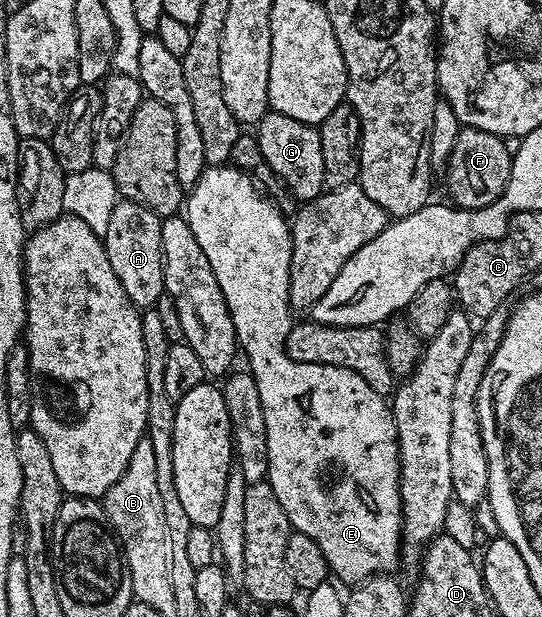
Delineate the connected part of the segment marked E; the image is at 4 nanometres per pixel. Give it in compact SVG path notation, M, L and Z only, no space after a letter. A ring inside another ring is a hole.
M224 164L222 166L207 166L199 177L199 182L186 195L185 217L189 228L193 228L193 236L197 236L197 244L201 244L201 252L209 260L209 268L213 268L213 276L217 276L217 284L221 284L221 292L227 301L227 307L233 320L233 328L237 339L237 346L242 353L246 354L249 363L249 372L255 377L257 392L261 400L261 408L265 412L265 428L267 429L267 443L269 444L269 468L267 469L266 481L270 482L273 492L277 492L277 500L281 500L281 508L285 508L285 516L289 516L292 531L309 536L321 552L325 552L327 569L332 575L340 578L338 581L358 584L375 574L386 574L394 571L394 566L401 562L401 530L393 530L393 536L375 536L377 530L373 526L371 516L379 514L387 500L387 490L393 490L393 486L399 486L399 441L397 440L397 428L391 415L388 399L382 394L375 394L373 388L367 384L364 378L359 378L357 372L352 370L337 370L328 368L321 364L301 364L295 362L283 350L285 337L285 325L283 321L289 315L287 301L287 285L289 284L289 264L291 263L291 228L288 219L279 215L279 210L267 198L259 195L257 187L251 183L247 174L234 170L234 165ZM326 466L339 466L345 470L343 474L344 498L327 498L327 492L323 488L323 472Z

